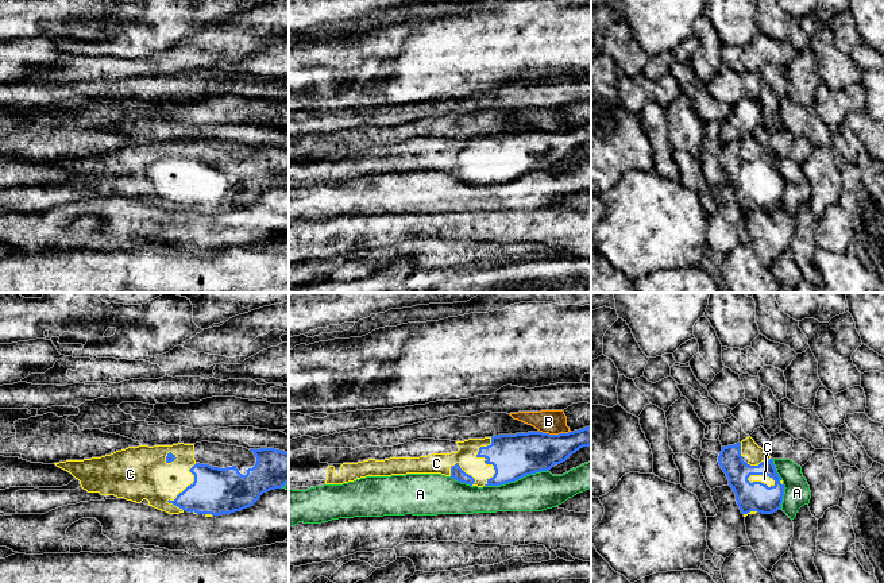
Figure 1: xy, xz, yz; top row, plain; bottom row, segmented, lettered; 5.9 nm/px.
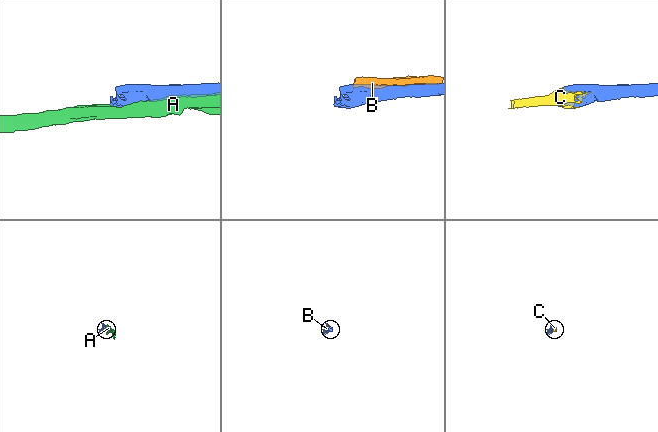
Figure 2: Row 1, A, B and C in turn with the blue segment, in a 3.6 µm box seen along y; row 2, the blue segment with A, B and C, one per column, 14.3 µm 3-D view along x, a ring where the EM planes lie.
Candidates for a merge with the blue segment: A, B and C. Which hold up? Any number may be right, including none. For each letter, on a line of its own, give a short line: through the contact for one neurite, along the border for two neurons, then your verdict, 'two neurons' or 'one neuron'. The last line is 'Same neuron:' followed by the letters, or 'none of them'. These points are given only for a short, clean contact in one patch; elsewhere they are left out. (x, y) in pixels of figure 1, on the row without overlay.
A: two neurons
B: two neurons
C: one neuron
Same neuron: C

